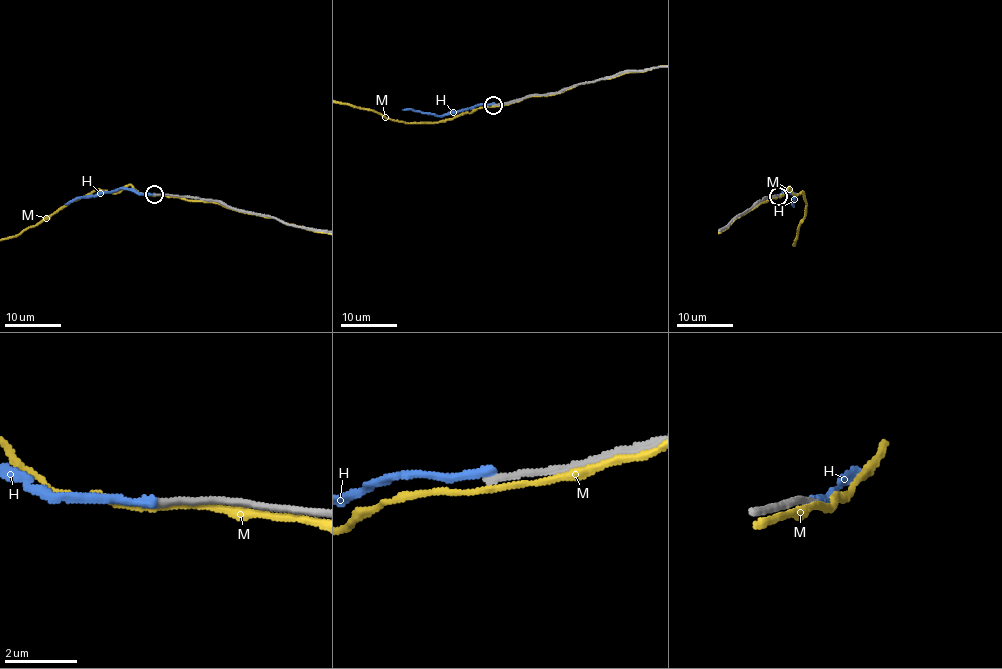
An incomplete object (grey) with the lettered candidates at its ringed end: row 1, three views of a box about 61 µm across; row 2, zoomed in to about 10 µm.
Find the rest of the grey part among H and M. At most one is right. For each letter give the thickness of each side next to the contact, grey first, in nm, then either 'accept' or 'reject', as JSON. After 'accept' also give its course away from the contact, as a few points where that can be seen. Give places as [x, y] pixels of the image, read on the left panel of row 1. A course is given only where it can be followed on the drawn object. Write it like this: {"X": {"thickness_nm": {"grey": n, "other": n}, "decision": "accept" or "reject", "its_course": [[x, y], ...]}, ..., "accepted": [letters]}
{"H": {"thickness_nm": {"grey": 190, "other": 240}, "decision": "reject"}, "M": {"thickness_nm": {"grey": 200, "other": 150}, "decision": "reject"}, "accepted": []}

